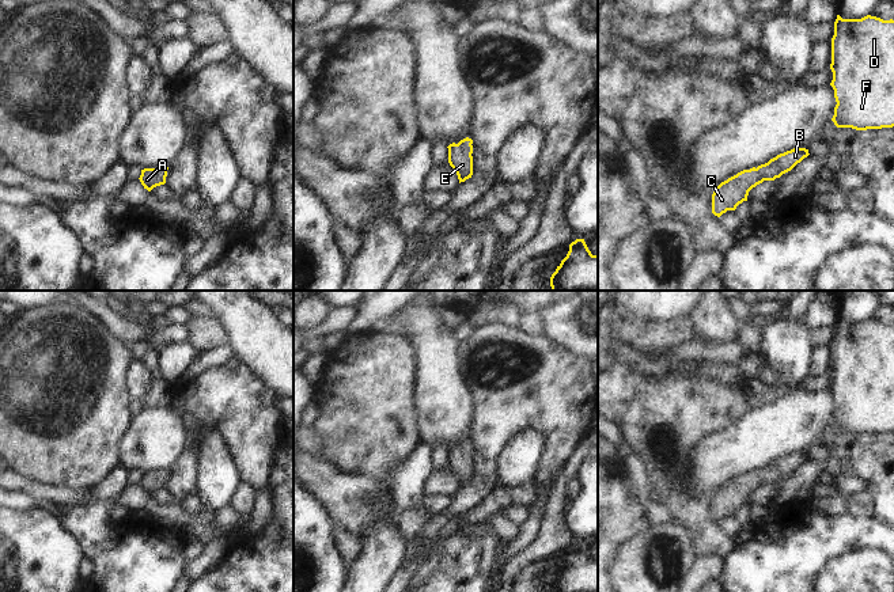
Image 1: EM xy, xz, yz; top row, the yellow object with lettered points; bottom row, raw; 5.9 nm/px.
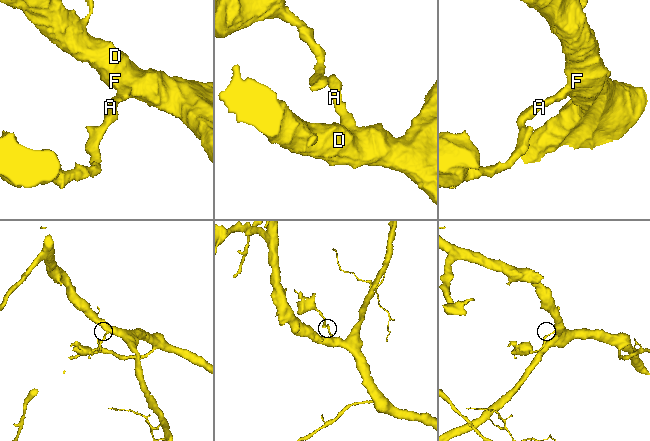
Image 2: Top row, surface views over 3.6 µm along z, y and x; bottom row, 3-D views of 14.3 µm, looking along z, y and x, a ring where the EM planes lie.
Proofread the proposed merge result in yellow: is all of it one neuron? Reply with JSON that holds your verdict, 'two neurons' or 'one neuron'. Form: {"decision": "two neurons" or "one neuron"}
{"decision": "one neuron"}

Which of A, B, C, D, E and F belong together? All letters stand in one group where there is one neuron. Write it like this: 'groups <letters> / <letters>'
groups A B C D E F

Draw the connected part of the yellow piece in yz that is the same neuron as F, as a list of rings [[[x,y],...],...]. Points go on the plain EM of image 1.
[[[837,319],[832,342],[832,368],[837,432],[856,434],[894,430],[894,325],[867,319],[842,323]]]

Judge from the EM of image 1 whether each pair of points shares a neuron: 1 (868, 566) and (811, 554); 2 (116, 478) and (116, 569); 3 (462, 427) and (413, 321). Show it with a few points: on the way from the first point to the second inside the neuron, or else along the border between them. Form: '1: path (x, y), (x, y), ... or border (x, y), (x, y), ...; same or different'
1: border (863, 549), (833, 558), (815, 577); different
2: path (102, 501), (102, 539), (109, 546); same
3: path (443, 401), (436, 346); same

